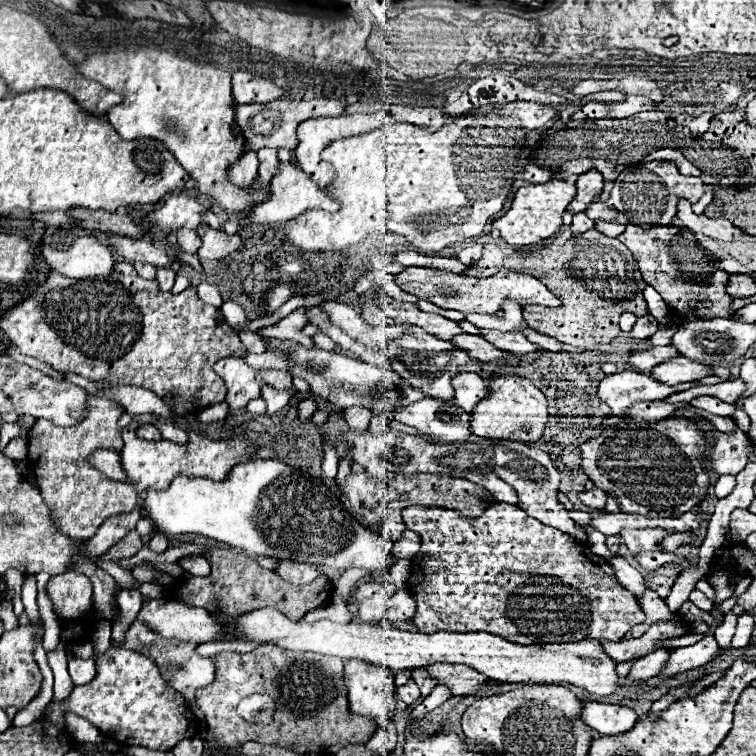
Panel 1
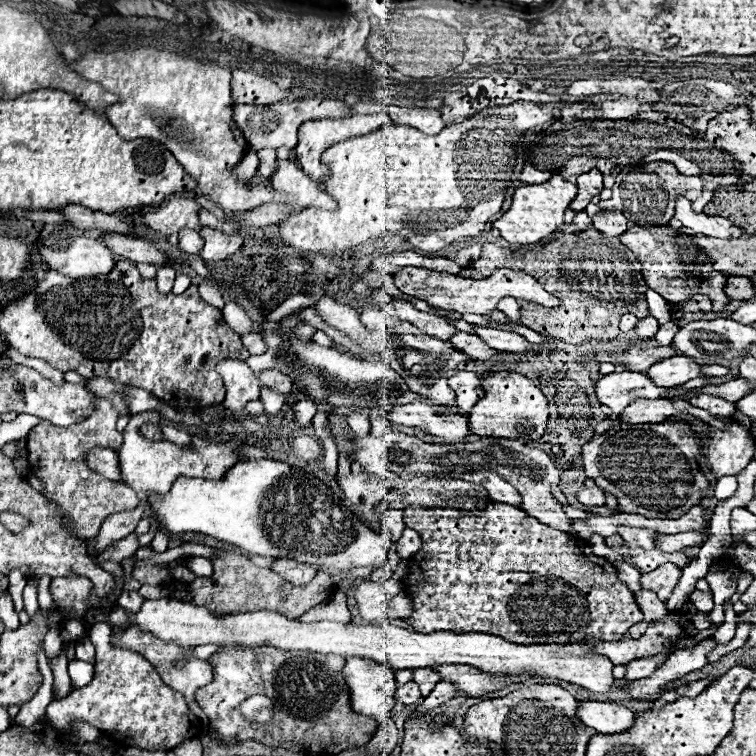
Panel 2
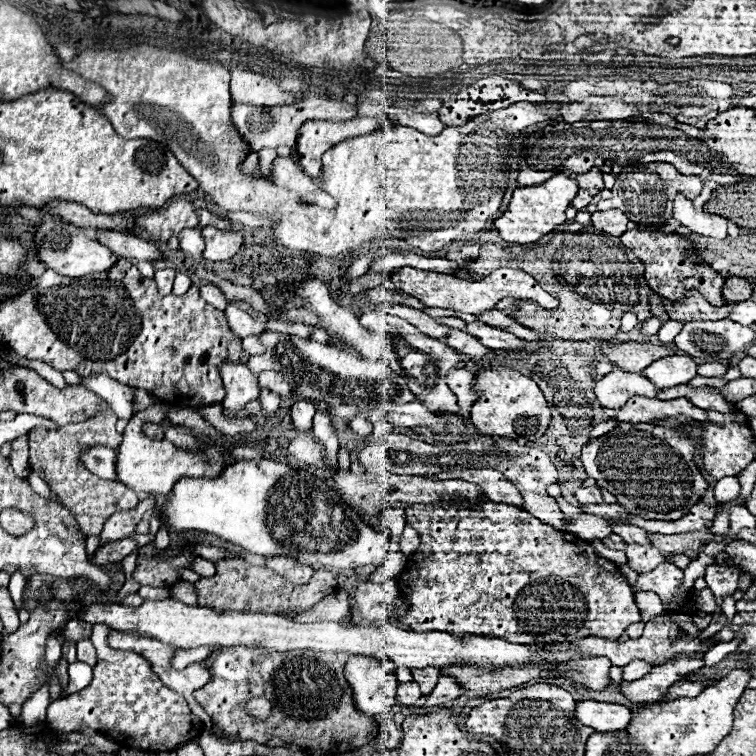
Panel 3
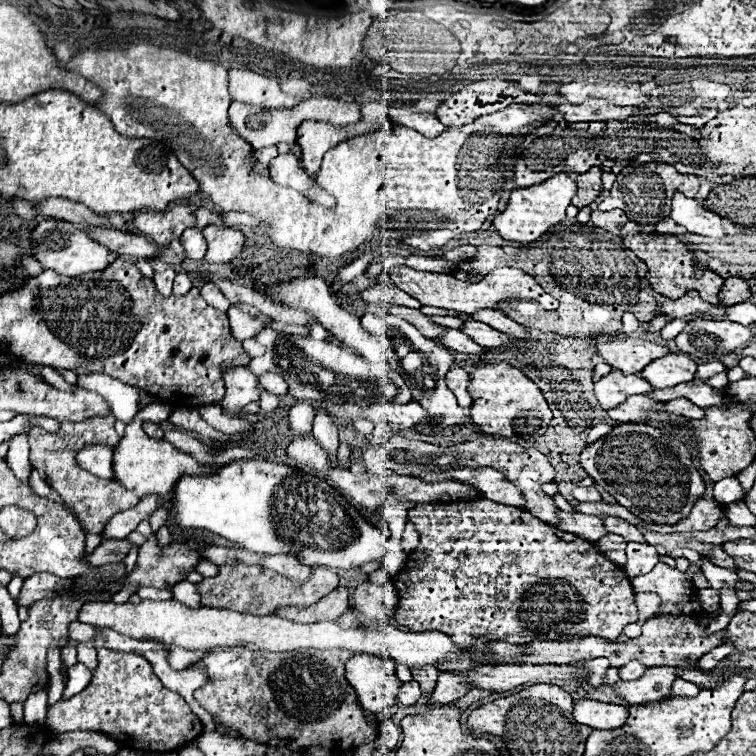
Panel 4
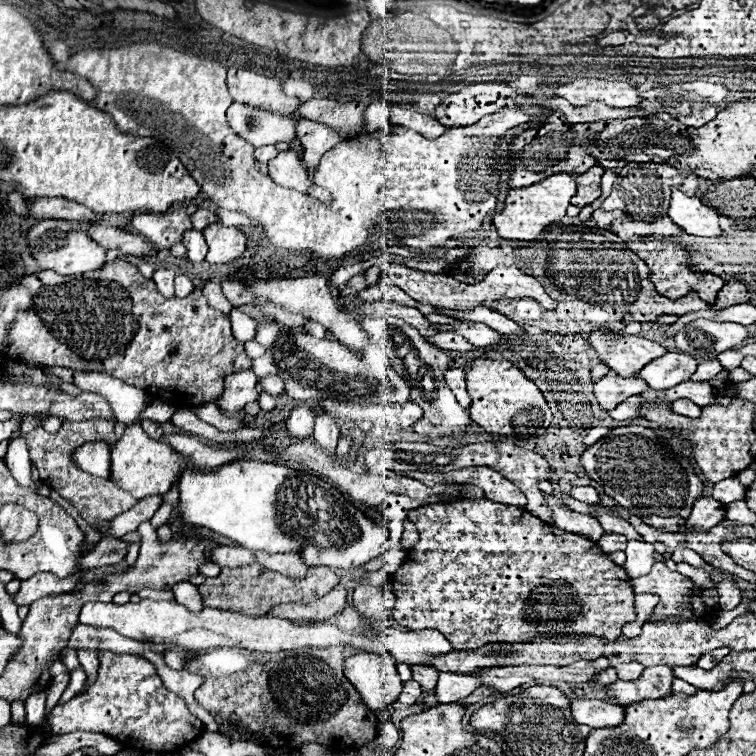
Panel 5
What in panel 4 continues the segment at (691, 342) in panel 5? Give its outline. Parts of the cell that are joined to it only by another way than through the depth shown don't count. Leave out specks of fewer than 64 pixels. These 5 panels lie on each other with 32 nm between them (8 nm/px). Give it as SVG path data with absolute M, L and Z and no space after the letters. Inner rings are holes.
M698 318L676 336L676 346L700 362L712 362L726 352L740 352L752 338L750 328L742 324Z

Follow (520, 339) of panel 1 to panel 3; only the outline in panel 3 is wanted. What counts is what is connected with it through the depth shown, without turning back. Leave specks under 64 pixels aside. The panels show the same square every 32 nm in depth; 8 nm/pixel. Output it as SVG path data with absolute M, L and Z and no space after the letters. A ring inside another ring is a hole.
M466 322L466 332L470 336L474 336L478 342L482 342L484 346L488 348L504 348L504 350L514 350L514 348L522 348L526 342L516 338L514 334L510 332L502 332L498 328L492 328L488 324L482 324L482 322Z

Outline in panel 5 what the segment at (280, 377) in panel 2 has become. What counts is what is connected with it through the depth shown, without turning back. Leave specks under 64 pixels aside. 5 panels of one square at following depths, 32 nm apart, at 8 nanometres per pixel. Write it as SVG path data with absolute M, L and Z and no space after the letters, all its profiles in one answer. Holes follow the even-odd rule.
M266 376L266 378L262 378L260 386L262 386L264 392L270 392L272 396L284 392L284 382L278 376Z

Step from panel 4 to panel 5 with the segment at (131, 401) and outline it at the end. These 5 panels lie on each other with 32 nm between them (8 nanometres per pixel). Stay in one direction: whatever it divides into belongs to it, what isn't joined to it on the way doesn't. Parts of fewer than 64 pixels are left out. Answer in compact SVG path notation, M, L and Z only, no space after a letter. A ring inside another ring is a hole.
M74 372L74 384L84 392L94 392L104 396L114 408L118 422L126 426L134 424L140 418L140 414L152 404L152 400L144 390L134 388L118 378L110 378L108 374Z

